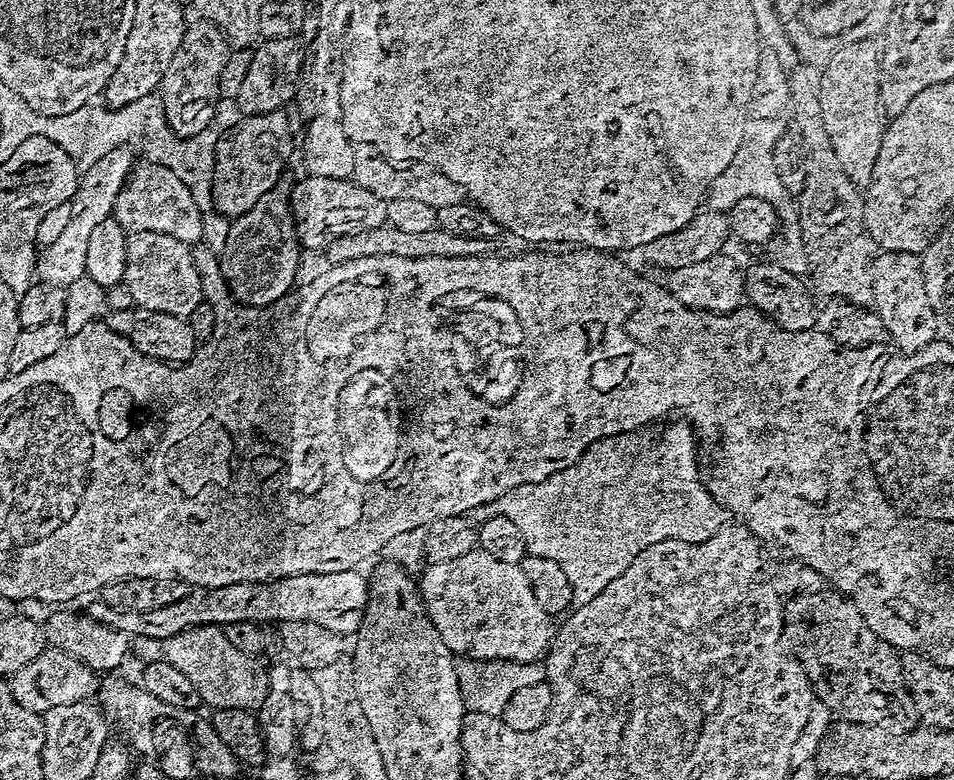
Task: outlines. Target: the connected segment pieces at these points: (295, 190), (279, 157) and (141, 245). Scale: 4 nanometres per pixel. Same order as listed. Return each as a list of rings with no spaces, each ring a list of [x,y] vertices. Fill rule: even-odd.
[[[305,175],[304,180],[290,188],[290,215],[294,235],[301,245],[323,249],[334,238],[346,234],[362,234],[364,230],[385,227],[388,205],[382,198],[362,190],[352,179],[314,178]]]
[[[283,111],[268,112],[264,116],[250,116],[241,119],[241,124],[233,132],[224,132],[219,137],[216,148],[216,165],[213,170],[212,198],[214,206],[227,218],[235,218],[246,214],[262,194],[279,185],[278,178],[283,174],[286,160],[290,156],[290,136],[288,120]]]
[[[138,232],[128,236],[126,246],[126,270],[122,281],[128,287],[134,305],[137,309],[145,308],[145,313],[161,312],[170,316],[189,317],[199,304],[205,299],[202,294],[200,272],[194,266],[193,249],[187,244],[170,238],[168,234],[154,234],[153,232]]]

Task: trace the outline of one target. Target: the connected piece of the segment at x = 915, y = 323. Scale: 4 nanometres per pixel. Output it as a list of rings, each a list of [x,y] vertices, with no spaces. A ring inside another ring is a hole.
[[[881,251],[872,261],[872,285],[874,311],[882,318],[887,339],[897,344],[904,354],[920,352],[937,339],[936,315],[926,298],[924,272],[920,268],[921,257],[911,253]]]

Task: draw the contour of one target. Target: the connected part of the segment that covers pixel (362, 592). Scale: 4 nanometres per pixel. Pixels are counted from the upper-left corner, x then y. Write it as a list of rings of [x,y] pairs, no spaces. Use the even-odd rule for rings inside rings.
[[[343,568],[334,574],[294,574],[266,582],[238,582],[234,586],[192,588],[186,598],[178,598],[178,602],[170,602],[170,606],[141,612],[119,612],[106,606],[103,599],[96,598],[86,608],[86,615],[91,620],[125,632],[129,638],[141,636],[144,640],[157,642],[174,638],[174,634],[182,634],[191,628],[223,628],[230,622],[254,622],[261,626],[313,624],[322,626],[322,630],[330,630],[337,636],[348,638],[360,631],[364,607],[368,604],[368,580],[362,573],[363,571],[355,568]]]

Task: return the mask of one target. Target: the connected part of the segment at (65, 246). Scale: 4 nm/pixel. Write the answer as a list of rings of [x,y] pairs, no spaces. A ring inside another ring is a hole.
[[[124,148],[110,150],[79,175],[76,193],[70,201],[70,222],[62,230],[62,235],[37,255],[34,276],[39,283],[67,290],[86,274],[86,245],[90,243],[90,233],[101,222],[113,219],[118,194],[134,166],[126,154]]]

